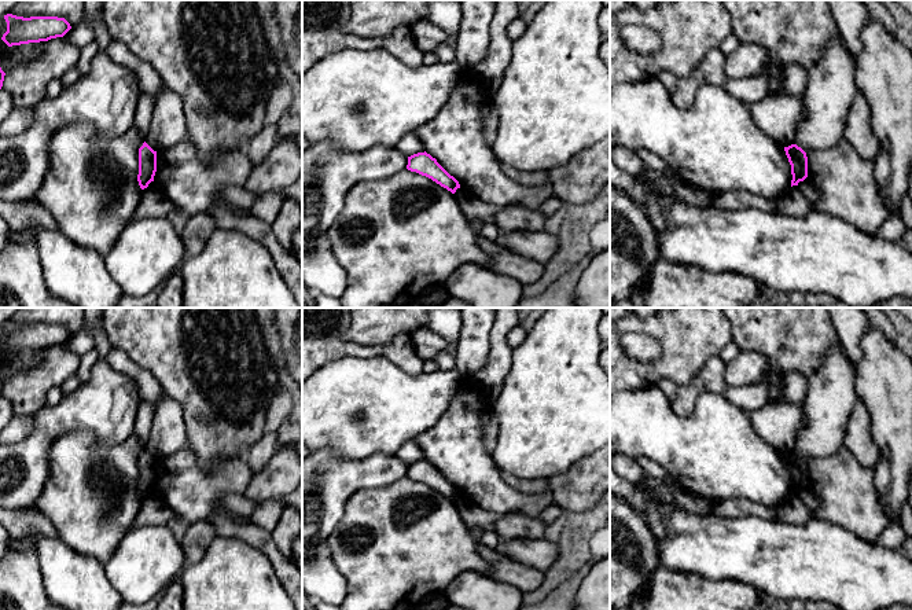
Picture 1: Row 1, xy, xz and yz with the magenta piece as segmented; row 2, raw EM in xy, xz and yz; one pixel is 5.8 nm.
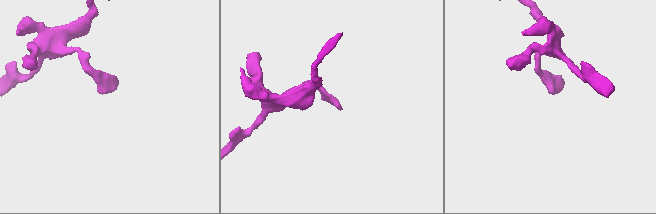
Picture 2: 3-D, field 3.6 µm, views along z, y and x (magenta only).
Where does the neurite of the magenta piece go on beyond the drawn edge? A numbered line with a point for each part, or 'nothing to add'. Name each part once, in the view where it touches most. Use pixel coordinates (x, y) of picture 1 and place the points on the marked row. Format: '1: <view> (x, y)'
nothing to add

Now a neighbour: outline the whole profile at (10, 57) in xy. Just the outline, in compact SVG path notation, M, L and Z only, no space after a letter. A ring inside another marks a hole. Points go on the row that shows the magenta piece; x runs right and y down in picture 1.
M1 16L0 18L0 67L4 73L7 73L18 62L37 59L43 52L45 41L8 47L1 40L5 32L7 32L7 22L4 16Z

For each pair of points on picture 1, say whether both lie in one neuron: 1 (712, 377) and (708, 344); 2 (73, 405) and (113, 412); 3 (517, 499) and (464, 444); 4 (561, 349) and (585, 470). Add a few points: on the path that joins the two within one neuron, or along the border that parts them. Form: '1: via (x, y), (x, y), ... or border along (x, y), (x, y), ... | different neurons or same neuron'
1: border along (717, 353), (706, 360), (690, 382) | different neurons
2: via (83, 407), (103, 407) | same neuron
3: via (502, 492), (469, 459) | same neuron
4: border along (595, 451), (576, 460), (563, 471), (554, 474) | different neurons

